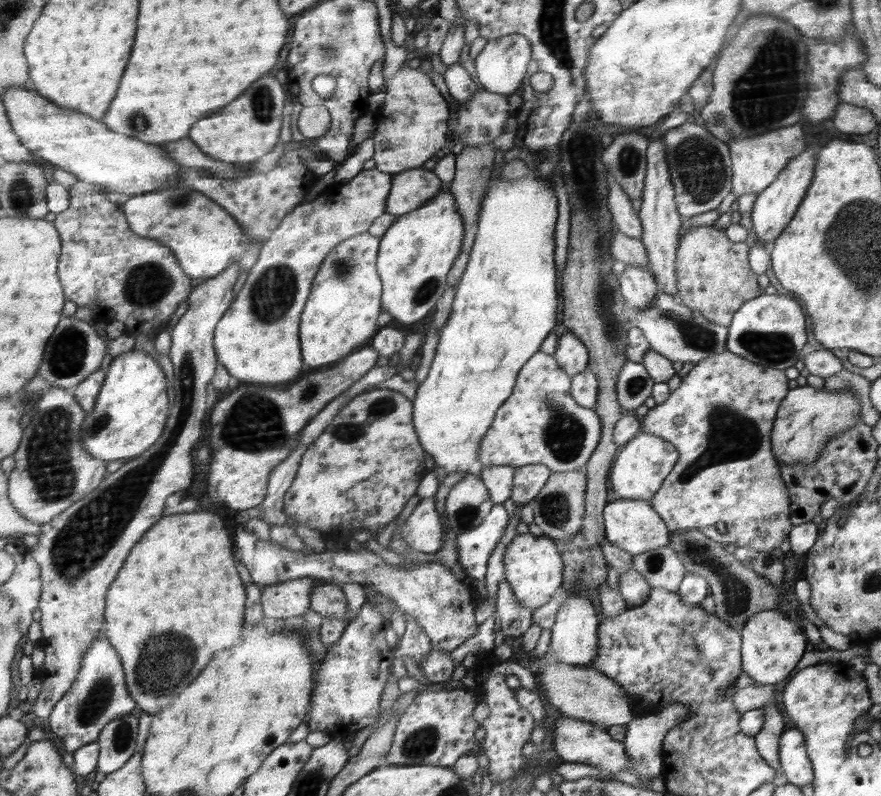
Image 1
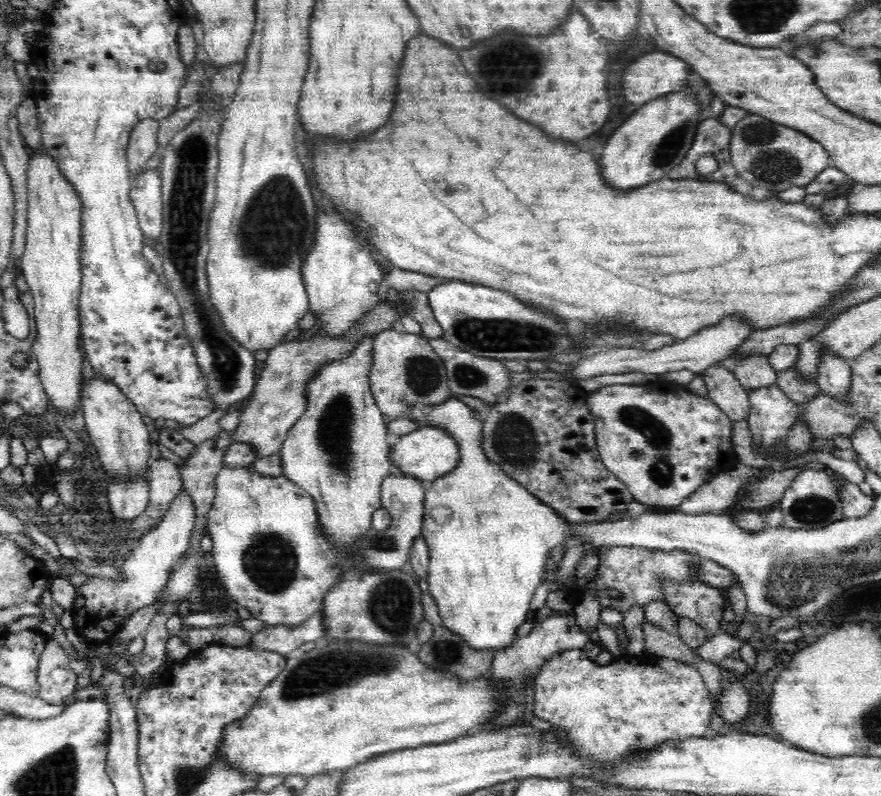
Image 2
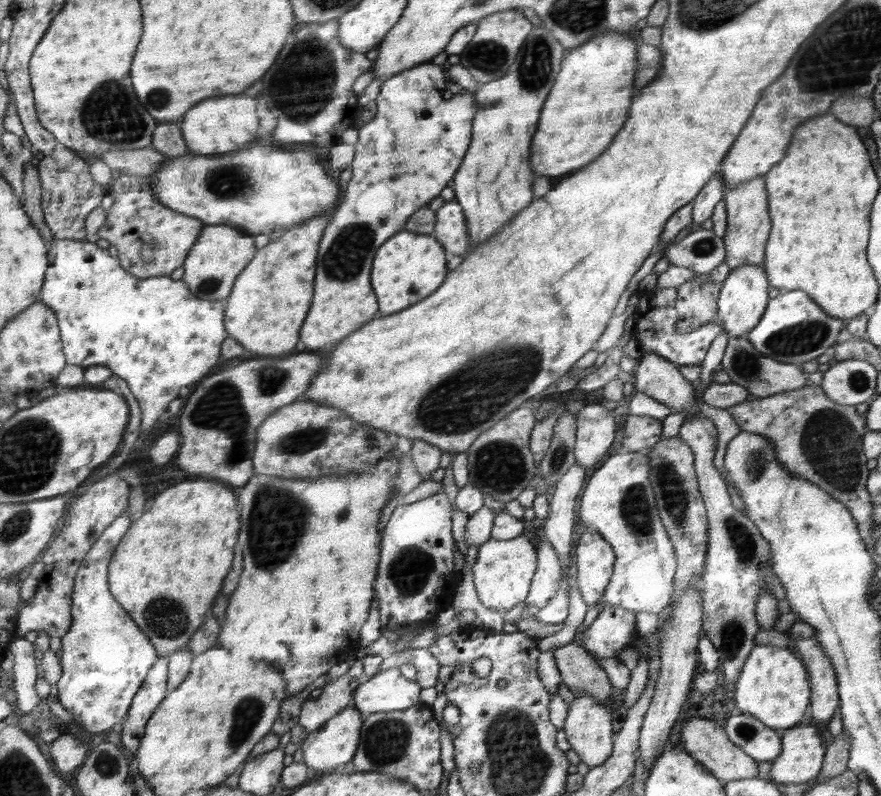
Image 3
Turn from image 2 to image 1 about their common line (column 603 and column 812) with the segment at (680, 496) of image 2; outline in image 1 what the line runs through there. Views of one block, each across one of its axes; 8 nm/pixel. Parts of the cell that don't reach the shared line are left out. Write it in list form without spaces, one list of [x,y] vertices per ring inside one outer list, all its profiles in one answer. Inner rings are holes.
[[[810,385],[798,386],[790,390],[790,398],[778,410],[778,426],[774,428],[774,454],[782,465],[814,463],[818,453],[832,436],[850,429],[858,419],[862,419],[858,398],[852,392],[830,392],[825,386],[814,388]]]

